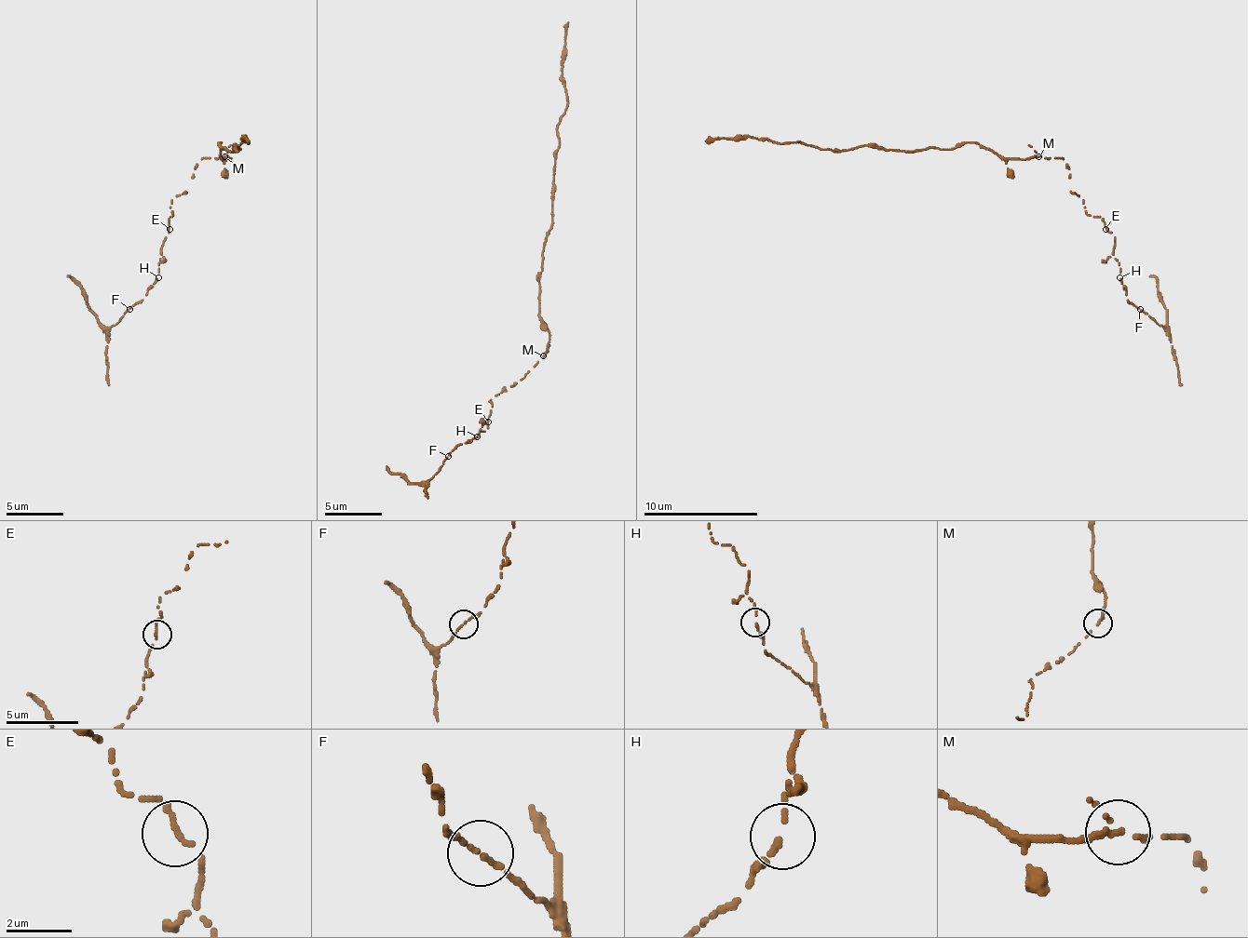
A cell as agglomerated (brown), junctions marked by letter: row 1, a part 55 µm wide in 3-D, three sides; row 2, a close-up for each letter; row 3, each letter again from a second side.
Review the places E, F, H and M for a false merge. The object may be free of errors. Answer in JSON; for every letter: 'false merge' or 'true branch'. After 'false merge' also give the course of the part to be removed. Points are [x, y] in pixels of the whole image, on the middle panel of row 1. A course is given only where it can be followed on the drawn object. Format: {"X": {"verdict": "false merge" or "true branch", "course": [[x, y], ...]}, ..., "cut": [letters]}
{"E": {"verdict": "true branch"}, "F": {"verdict": "true branch"}, "H": {"verdict": "true branch"}, "M": {"verdict": "false merge", "course": [[543, 356], [549, 328], [540, 315], [540, 275], [551, 227], [557, 124], [565, 110], [568, 21]]}, "cut": ["M"]}

